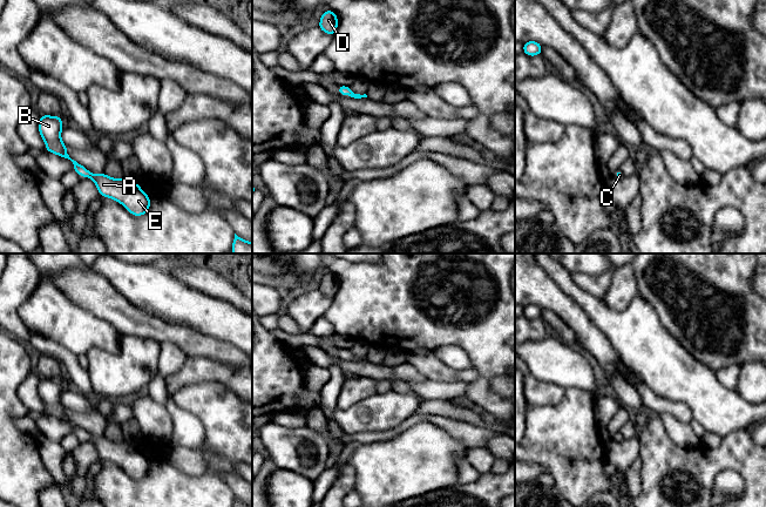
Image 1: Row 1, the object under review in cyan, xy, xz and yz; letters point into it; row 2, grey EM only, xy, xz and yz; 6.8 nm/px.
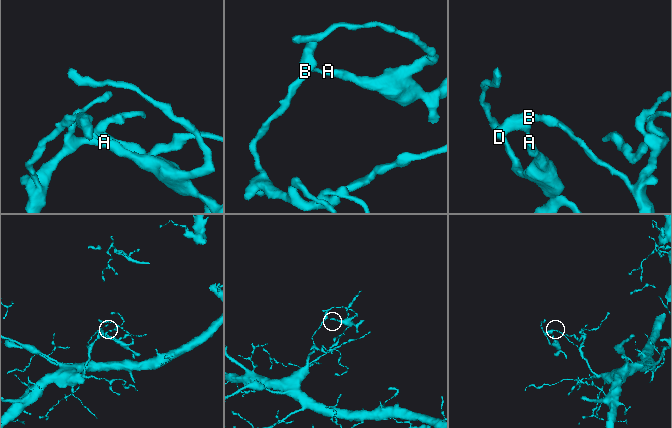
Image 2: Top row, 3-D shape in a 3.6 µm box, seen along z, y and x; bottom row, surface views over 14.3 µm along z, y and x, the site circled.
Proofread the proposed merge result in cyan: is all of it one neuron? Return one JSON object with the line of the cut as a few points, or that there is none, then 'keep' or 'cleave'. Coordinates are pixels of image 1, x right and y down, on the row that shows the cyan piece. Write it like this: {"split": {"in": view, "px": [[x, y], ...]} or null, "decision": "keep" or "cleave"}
{"split": null, "decision": "keep"}

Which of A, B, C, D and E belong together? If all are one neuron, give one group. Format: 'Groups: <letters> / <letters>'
Groups: A B C D E

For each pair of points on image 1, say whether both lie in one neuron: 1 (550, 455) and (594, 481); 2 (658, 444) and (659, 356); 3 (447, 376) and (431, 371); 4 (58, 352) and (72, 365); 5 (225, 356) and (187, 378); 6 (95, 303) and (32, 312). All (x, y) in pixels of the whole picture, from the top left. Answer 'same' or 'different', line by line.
1: same
2: different
3: same
4: same
5: different
6: different

